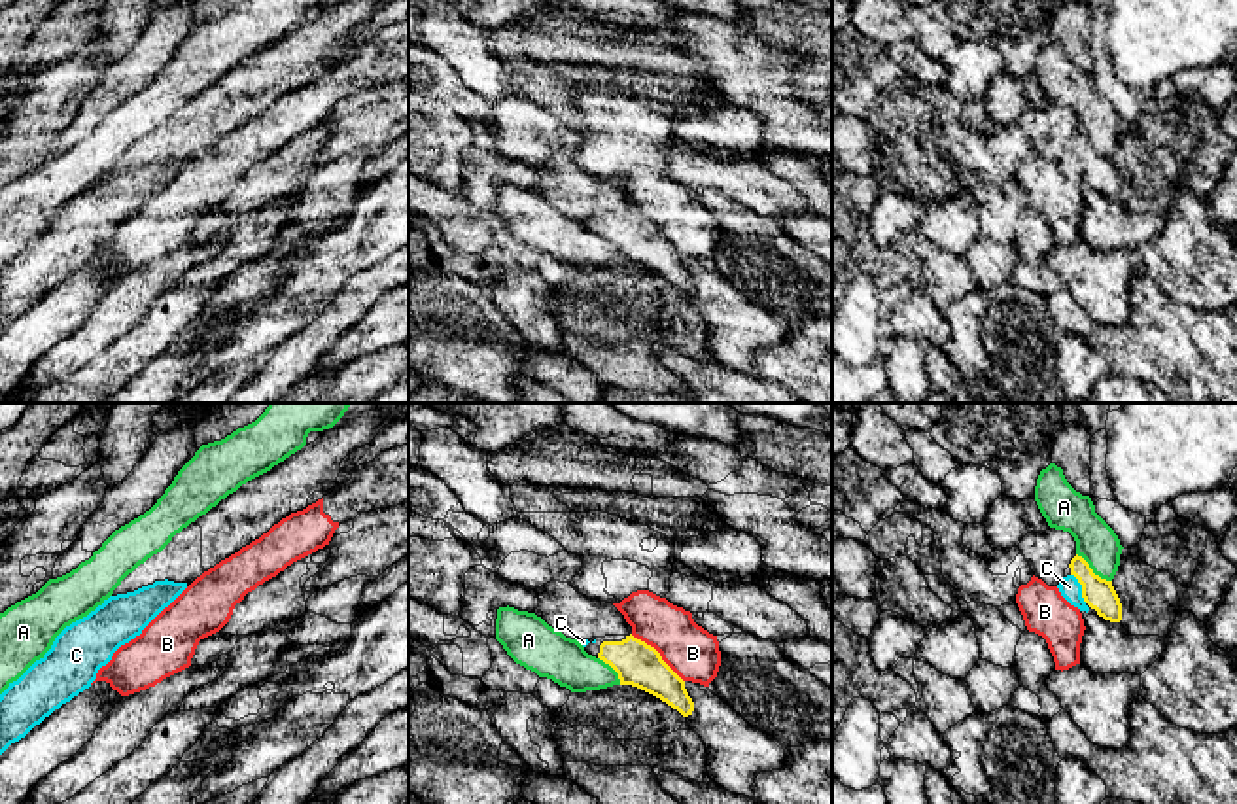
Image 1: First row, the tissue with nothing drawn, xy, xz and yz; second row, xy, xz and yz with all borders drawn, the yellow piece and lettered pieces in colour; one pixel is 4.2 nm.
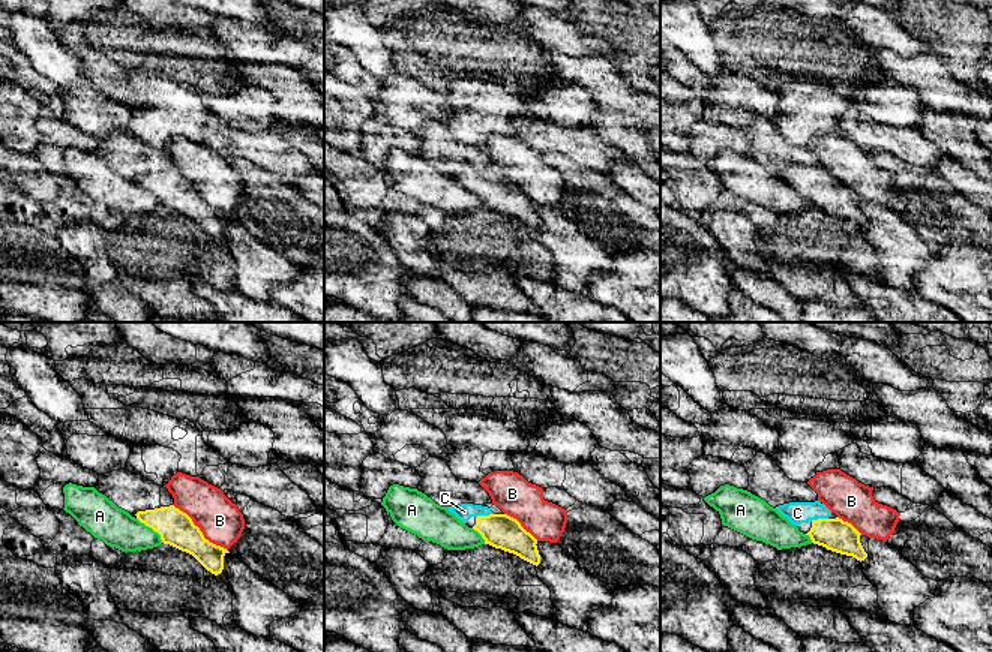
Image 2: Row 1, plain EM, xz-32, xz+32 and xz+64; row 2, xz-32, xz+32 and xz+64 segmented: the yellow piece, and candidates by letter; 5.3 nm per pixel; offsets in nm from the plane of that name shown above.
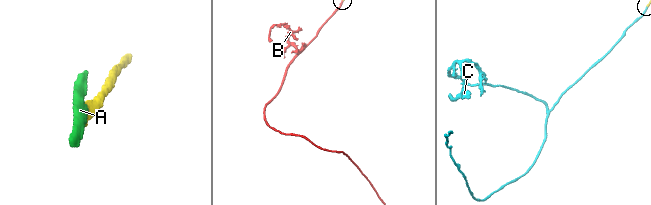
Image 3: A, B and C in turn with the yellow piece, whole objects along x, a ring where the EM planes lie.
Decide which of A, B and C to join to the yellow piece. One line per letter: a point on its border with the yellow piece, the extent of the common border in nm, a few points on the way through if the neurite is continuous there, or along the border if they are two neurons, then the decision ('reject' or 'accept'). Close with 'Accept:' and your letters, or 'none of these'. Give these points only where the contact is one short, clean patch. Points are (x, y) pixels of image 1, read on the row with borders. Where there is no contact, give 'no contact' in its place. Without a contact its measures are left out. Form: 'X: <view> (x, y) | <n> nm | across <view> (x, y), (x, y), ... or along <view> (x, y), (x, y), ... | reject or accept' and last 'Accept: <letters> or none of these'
A: yz (1092, 572) | 200 nm | reject
B: xz (659, 653) | 300 nm | reject
C: yz (1082, 589) | 140 nm | across yz (1099, 594), (1092, 589), (1082, 589), (1069, 587) | accept
Accept: C

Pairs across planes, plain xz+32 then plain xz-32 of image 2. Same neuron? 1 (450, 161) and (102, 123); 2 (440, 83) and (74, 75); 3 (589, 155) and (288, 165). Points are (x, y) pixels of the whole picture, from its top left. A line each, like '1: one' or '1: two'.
1: two
2: two
3: one

